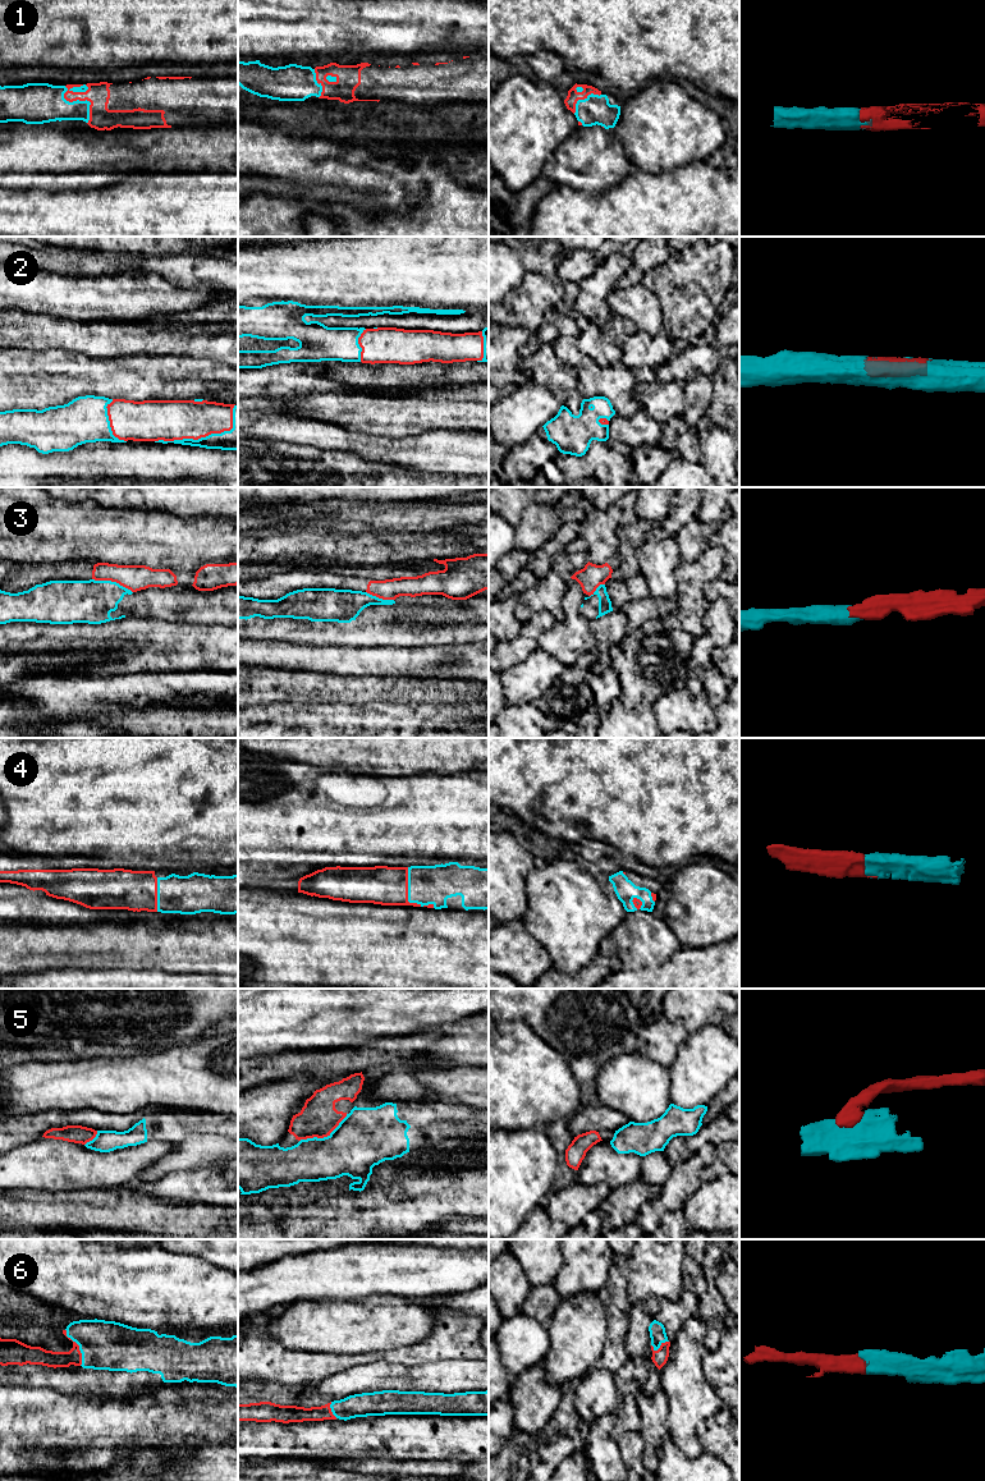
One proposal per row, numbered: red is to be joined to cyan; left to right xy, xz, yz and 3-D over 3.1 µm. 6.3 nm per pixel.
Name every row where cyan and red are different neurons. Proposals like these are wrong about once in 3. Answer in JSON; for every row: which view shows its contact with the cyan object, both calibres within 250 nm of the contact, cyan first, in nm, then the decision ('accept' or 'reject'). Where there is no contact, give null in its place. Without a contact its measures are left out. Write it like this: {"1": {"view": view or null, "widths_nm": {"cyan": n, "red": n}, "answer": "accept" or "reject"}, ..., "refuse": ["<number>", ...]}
{"1": {"view": "xy", "widths_nm": {"cyan": 260, "red": 150}, "answer": "accept"}, "2": {"view": "xy", "widths_nm": {"cyan": 140, "red": 260}, "answer": "accept"}, "3": {"view": "xy", "widths_nm": {"cyan": 280, "red": 160}, "answer": "reject"}, "4": {"view": "xz", "widths_nm": {"cyan": 240, "red": 240}, "answer": "accept"}, "5": {"view": "xz", "widths_nm": {"cyan": 360, "red": 240}, "answer": "reject"}, "6": {"view": "xy", "widths_nm": {"cyan": 300, "red": 100}, "answer": "accept"}, "refuse": ["3", "5"]}

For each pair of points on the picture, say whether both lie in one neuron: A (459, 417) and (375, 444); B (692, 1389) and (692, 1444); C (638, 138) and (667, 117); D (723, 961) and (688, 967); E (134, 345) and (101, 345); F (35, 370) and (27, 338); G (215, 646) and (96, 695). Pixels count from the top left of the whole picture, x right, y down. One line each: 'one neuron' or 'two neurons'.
A: two neurons
B: one neuron
C: one neuron
D: one neuron
E: one neuron
F: two neurons
G: two neurons

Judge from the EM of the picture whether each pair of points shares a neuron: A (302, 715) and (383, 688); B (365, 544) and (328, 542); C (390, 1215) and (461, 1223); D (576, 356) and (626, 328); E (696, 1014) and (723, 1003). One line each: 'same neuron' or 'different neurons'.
A: different neurons
B: same neuron
C: different neurons
D: same neuron
E: same neuron

